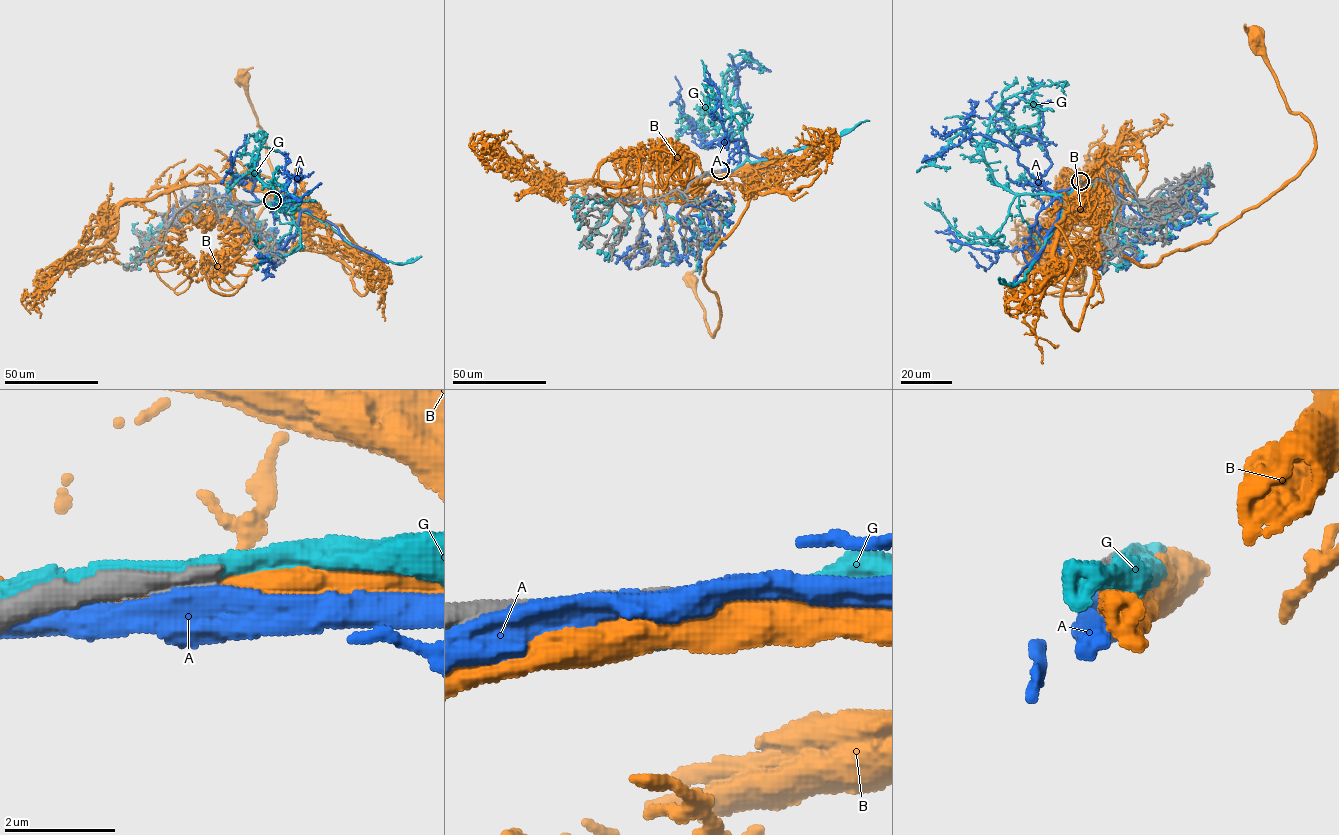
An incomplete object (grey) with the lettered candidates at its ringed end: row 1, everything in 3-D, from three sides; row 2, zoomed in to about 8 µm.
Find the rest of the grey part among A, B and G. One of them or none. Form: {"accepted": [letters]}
{"accepted": []}

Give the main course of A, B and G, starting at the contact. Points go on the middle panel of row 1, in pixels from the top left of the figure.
A: (717, 170), (733, 171), (739, 161), (744, 114), (737, 95), (735, 67), (750, 52), (771, 71)
B: (718, 171), (745, 169), (753, 188), (739, 222), (706, 261), (704, 284), (719, 307), (712, 336), (690, 279)
G: (716, 171), (734, 170), (746, 158), (742, 132), (724, 92), (705, 97), (715, 129), (705, 149)

